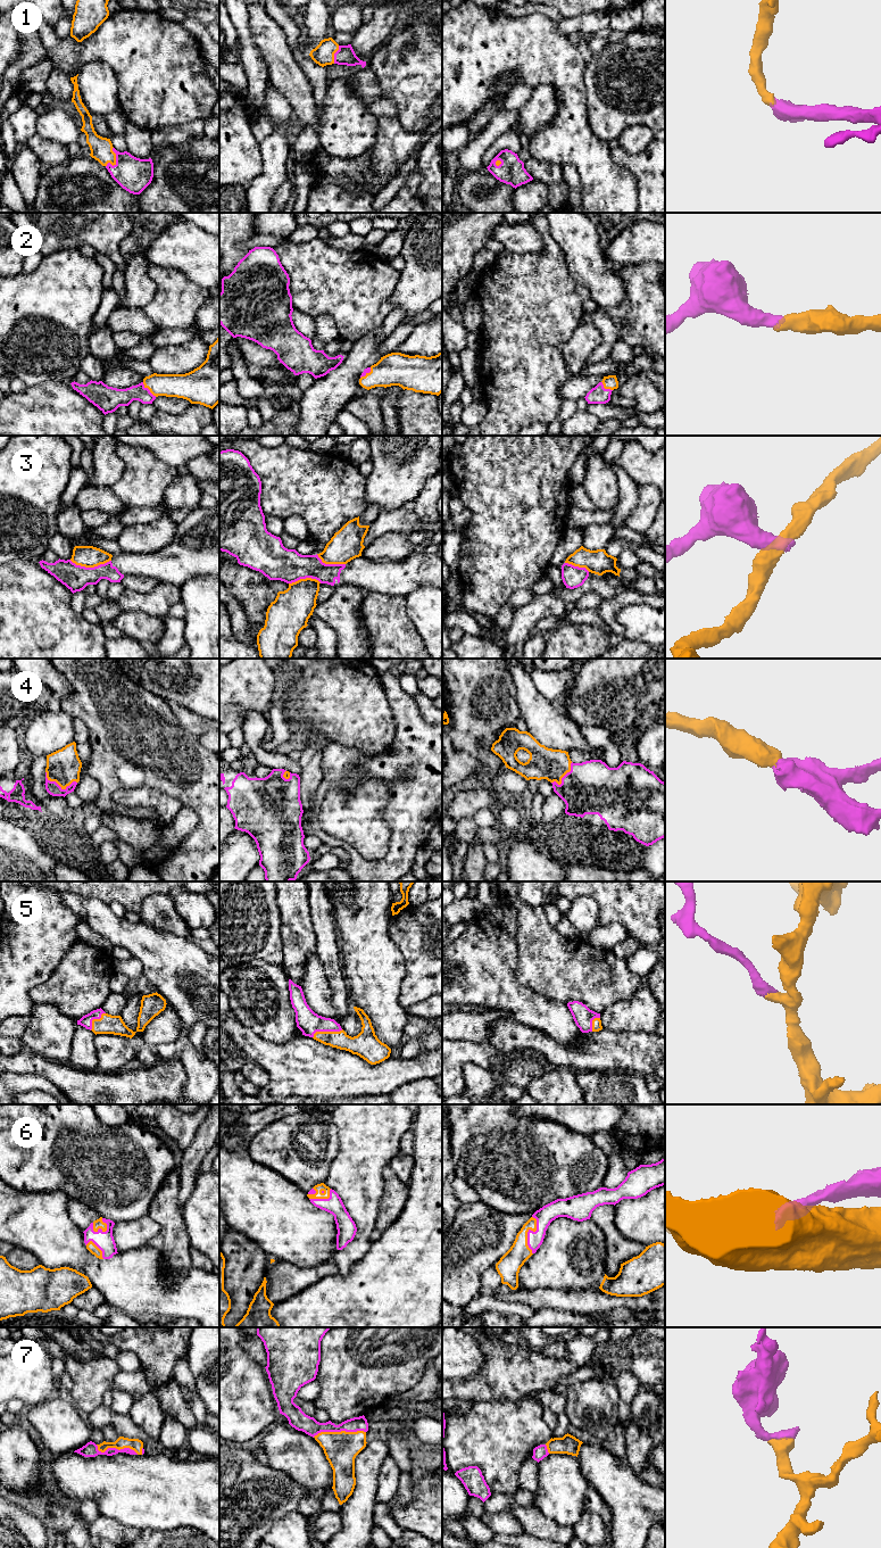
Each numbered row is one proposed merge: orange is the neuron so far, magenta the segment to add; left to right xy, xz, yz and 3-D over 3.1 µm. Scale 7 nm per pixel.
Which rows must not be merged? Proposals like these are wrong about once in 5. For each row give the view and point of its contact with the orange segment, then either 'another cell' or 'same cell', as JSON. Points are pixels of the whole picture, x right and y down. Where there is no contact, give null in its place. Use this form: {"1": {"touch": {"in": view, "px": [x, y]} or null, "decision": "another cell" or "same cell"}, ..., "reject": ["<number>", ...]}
{"1": {"touch": {"in": "xy", "px": [115, 160]}, "decision": "same cell"}, "2": {"touch": {"in": "xy", "px": [149, 389]}, "decision": "same cell"}, "3": {"touch": {"in": "xy", "px": [90, 566]}, "decision": "another cell"}, "4": {"touch": {"in": "xy", "px": [59, 785]}, "decision": "same cell"}, "5": {"touch": {"in": "xz", "px": [326, 1032]}, "decision": "same cell"}, "6": {"touch": {"in": "yz", "px": [528, 1231]}, "decision": "same cell"}, "7": {"touch": {"in": "xz", "px": [339, 1432]}, "decision": "same cell"}, "reject": ["3"]}

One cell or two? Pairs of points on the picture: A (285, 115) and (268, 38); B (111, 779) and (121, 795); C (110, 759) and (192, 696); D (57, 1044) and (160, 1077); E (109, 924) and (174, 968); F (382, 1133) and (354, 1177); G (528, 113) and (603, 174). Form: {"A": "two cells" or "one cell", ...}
{"A": "two cells", "B": "two cells", "C": "two cells", "D": "two cells", "E": "one cell", "F": "one cell", "G": "two cells"}

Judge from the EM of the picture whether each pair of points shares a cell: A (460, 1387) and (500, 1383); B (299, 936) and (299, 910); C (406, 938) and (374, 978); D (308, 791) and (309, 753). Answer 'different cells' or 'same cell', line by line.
A: same cell
B: same cell
C: different cells
D: same cell

